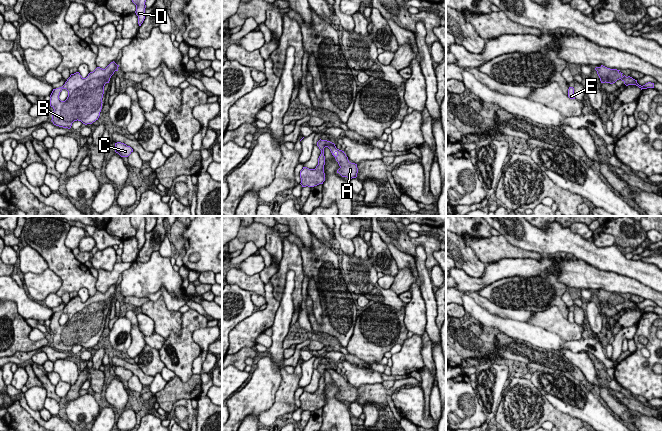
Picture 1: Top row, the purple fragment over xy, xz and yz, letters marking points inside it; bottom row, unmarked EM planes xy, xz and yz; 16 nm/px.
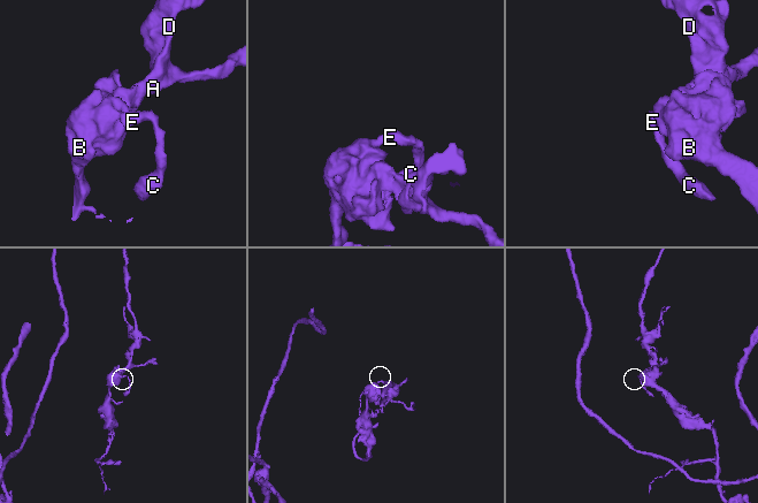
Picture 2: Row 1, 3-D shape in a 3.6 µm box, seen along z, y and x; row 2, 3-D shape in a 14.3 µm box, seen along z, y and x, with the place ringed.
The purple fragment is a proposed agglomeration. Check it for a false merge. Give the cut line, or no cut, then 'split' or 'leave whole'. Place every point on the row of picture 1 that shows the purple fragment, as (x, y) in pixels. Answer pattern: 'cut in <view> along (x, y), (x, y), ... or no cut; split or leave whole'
no cut; leave whole

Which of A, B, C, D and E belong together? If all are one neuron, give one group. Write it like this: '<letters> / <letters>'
A B C D E

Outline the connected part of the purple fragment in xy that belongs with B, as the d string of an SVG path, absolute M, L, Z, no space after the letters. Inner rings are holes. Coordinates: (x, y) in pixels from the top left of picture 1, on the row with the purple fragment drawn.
M114 61L105 69L97 67L90 72L86 78L83 78L79 72L71 74L62 87L53 89L50 95L50 106L54 109L52 112L52 122L54 125L70 129L74 121L81 121L83 124L92 124L98 120L102 109L102 98L104 94L104 86L109 83L111 76L118 71L119 65ZM66 89L68 97L65 101L59 99L60 92Z

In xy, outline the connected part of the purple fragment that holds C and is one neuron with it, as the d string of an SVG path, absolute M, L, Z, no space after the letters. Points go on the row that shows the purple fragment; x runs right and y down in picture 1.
M117 142L115 143L115 152L121 157L128 157L133 152L133 149L124 143Z

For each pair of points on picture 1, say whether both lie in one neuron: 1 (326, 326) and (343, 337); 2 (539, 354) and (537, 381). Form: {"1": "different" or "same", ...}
{"1": "same", "2": "different"}

